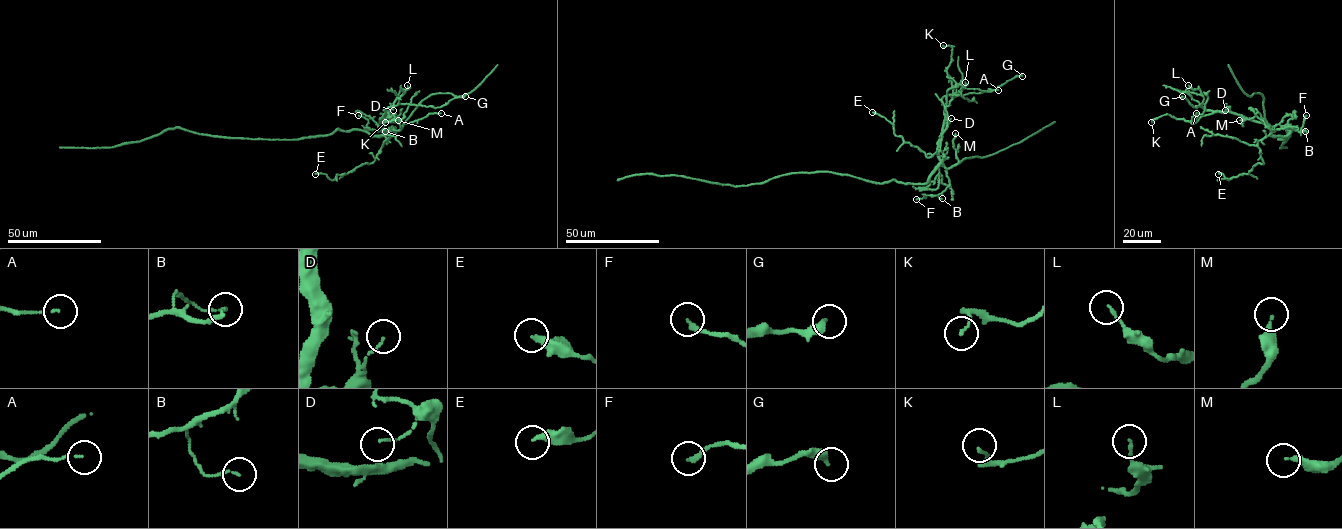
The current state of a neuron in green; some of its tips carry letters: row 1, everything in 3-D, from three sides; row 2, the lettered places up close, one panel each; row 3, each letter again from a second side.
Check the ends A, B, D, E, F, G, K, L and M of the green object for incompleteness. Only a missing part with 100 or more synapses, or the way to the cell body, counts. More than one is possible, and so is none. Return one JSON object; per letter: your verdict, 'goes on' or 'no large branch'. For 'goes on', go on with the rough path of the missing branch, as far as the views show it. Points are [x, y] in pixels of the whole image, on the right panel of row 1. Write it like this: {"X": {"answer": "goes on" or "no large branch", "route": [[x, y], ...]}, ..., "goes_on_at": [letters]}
{"A": {"answer": "no large branch"}, "B": {"answer": "no large branch"}, "D": {"answer": "no large branch"}, "E": {"answer": "no large branch"}, "F": {"answer": "no large branch"}, "G": {"answer": "no large branch"}, "K": {"answer": "no large branch"}, "L": {"answer": "no large branch"}, "M": {"answer": "no large branch"}, "goes_on_at": []}

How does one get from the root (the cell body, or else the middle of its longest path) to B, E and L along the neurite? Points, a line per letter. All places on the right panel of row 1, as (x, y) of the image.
B: (1287, 137), (1289, 135), (1286, 130), (1290, 129), (1285, 136), (1271, 134), (1288, 127), (1305, 131)
E: (1287, 137), (1290, 129), (1286, 136), (1260, 139), (1264, 163), (1248, 173), (1229, 180), (1218, 174)
L: (1287, 137), (1290, 129), (1286, 136), (1272, 136), (1265, 123), (1206, 110), (1200, 90), (1188, 85)

